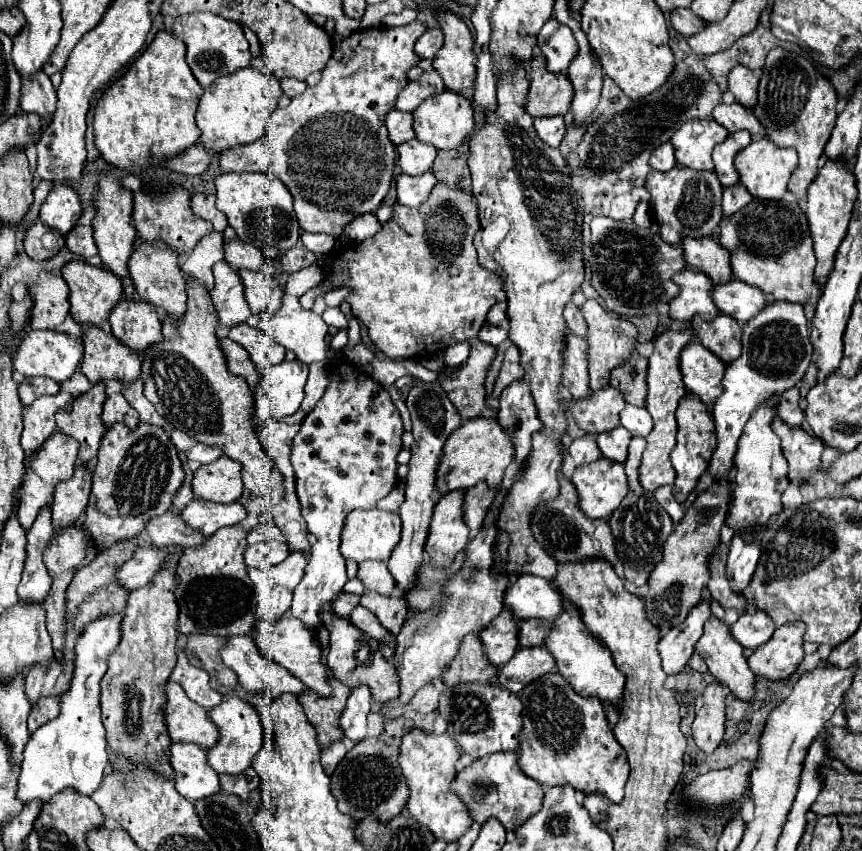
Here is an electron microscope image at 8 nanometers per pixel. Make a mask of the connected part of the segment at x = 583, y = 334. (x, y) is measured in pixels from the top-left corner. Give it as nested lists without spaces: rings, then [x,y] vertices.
[[[570,304],[566,310],[564,310],[564,316],[566,316],[566,324],[570,328],[570,332],[574,332],[576,336],[580,338],[588,338],[588,324],[580,312],[578,306]]]

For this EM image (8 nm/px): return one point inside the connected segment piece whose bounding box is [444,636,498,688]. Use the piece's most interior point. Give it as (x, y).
(471, 665)

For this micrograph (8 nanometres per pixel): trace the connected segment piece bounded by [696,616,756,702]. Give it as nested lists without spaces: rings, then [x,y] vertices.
[[[712,616],[712,620],[708,620],[708,628],[704,628],[704,636],[698,640],[696,644],[698,654],[706,660],[710,674],[722,682],[726,688],[730,688],[730,692],[742,700],[742,702],[750,702],[754,698],[754,684],[756,684],[756,674],[748,668],[748,662],[744,658],[744,648],[740,648],[740,644],[736,644],[736,640],[732,640],[732,634],[728,632],[728,626]]]

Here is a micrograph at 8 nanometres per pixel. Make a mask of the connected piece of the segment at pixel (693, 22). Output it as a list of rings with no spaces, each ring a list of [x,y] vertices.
[[[676,8],[672,10],[672,26],[686,38],[690,38],[692,34],[698,34],[700,30],[704,30],[708,24],[704,24],[704,20],[700,20],[698,16],[692,14],[692,10],[688,8]]]

